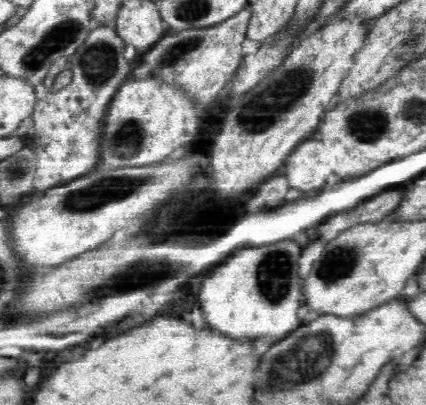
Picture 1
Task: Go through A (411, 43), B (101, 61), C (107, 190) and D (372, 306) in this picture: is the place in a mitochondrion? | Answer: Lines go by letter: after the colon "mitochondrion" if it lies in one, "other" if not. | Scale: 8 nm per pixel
A: mitochondrion
B: mitochondrion
C: mitochondrion
D: other

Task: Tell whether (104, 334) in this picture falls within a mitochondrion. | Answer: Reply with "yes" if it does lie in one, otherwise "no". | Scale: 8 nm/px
no

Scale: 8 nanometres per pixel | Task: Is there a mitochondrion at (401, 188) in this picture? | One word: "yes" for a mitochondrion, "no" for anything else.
no

